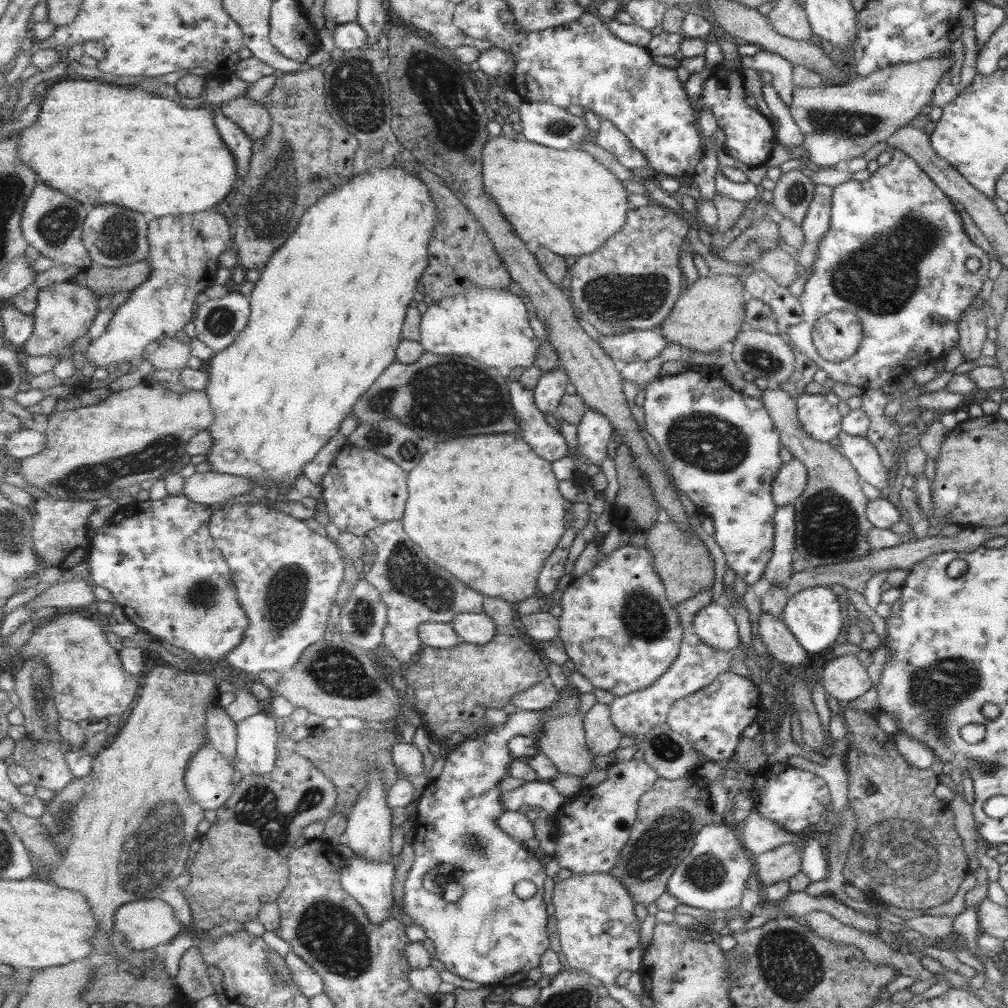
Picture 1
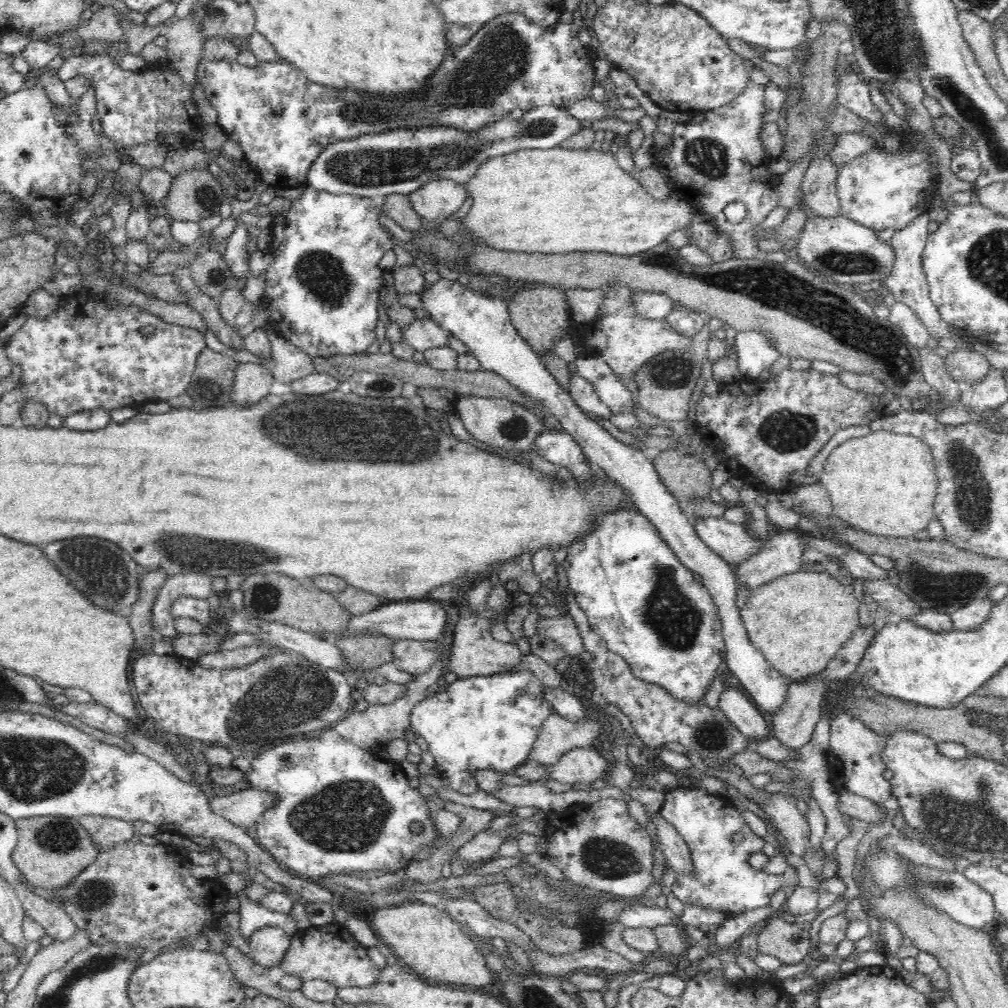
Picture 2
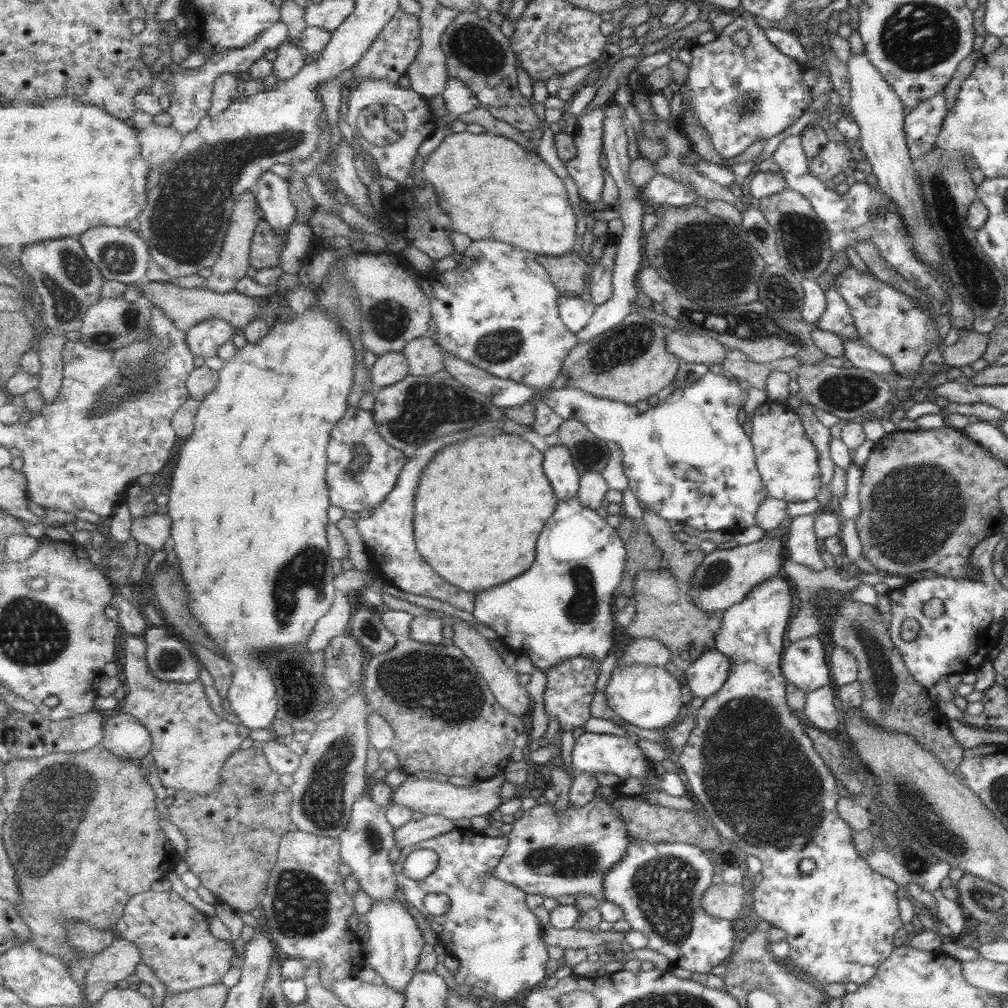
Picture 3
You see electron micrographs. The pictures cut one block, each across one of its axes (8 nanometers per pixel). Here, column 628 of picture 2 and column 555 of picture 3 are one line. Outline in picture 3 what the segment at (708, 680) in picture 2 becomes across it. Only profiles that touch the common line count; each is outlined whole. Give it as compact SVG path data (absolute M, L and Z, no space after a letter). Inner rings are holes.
M578 496L561 500L537 544L537 564L517 580L476 595L474 618L494 630L520 656L528 656L543 674L576 656L603 660L620 639L615 634L613 602L622 583L628 550L616 528L585 506Z

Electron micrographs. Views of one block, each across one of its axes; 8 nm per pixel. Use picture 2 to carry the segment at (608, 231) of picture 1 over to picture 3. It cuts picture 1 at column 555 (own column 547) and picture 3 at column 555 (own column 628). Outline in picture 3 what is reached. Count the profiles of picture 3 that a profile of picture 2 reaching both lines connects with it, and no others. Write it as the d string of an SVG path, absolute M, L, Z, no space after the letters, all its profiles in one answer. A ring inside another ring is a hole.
M466 131L451 133L443 140L439 145L439 148L437 148L435 152L432 152L426 160L426 163L422 168L422 174L422 176L435 187L437 197L439 197L439 201L441 202L441 208L444 209L453 221L452 225L454 231L467 235L473 241L485 240L485 238L495 238L495 240L509 242L509 244L536 252L538 255L547 256L566 255L578 247L579 236L577 235L577 214L575 214L575 210L573 210L573 206L571 206L571 202L569 202L569 196L567 196L567 190L565 190L563 180L551 170L551 166L549 166L547 162L544 162L537 153L527 150L516 140L511 140L509 137L501 136L500 134L487 132L479 134L472 134L471 132Z

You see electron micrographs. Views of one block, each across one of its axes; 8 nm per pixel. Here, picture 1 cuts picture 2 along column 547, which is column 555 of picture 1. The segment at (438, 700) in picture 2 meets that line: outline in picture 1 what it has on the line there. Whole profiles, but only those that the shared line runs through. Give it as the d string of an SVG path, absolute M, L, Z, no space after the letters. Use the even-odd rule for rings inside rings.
M569 683L560 690L559 701L549 709L534 711L519 709L509 715L507 722L494 725L479 732L474 738L464 739L446 754L442 773L421 792L417 806L417 818L413 829L412 848L414 862L404 885L403 912L415 925L423 927L426 937L434 943L435 958L450 972L480 983L481 985L520 986L530 972L541 965L545 952L552 949L551 934L548 931L547 904L543 900L545 892L545 866L535 858L517 839L499 827L499 818L507 812L501 799L501 780L509 776L509 768L515 762L509 741L517 735L529 735L539 739L543 736L545 720L559 716L573 716L581 708L581 694ZM437 864L450 864L463 872L460 881L464 884L465 895L451 906L435 906L433 898L425 898L427 890L423 886L423 876L431 872ZM521 880L531 881L536 886L536 894L527 900L515 894L515 886Z

